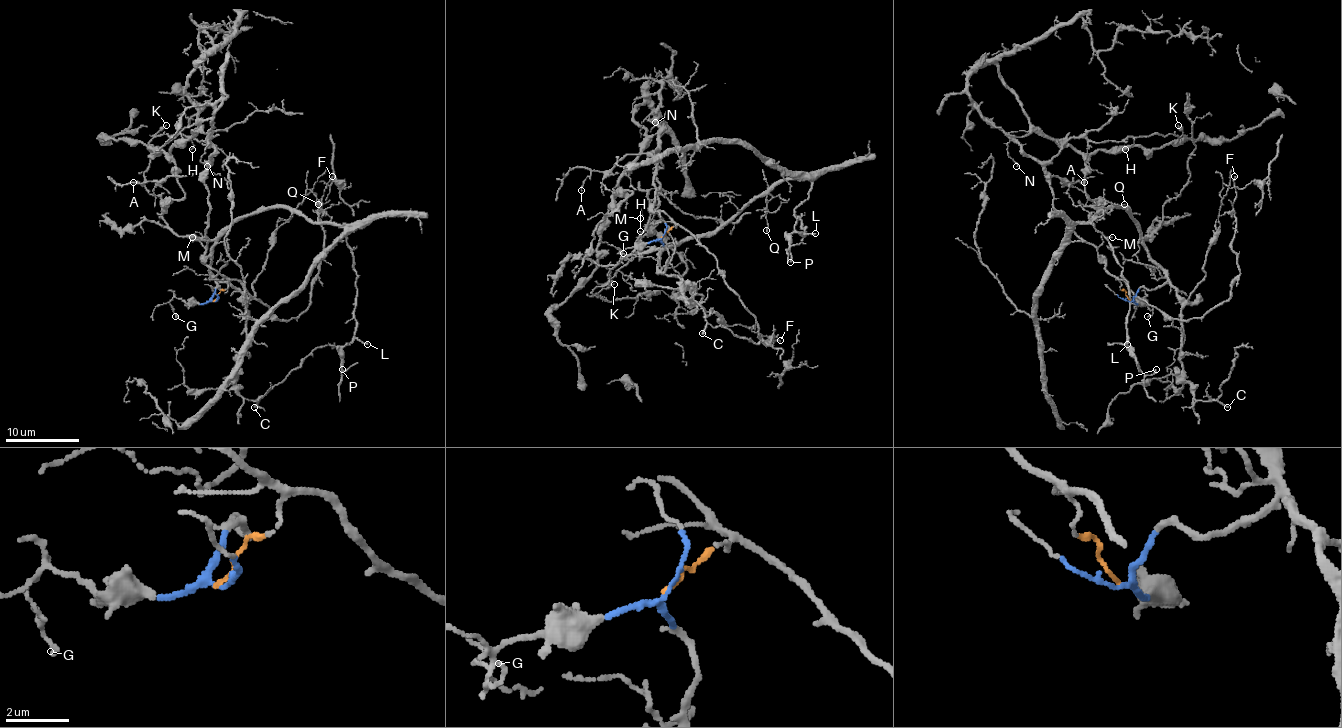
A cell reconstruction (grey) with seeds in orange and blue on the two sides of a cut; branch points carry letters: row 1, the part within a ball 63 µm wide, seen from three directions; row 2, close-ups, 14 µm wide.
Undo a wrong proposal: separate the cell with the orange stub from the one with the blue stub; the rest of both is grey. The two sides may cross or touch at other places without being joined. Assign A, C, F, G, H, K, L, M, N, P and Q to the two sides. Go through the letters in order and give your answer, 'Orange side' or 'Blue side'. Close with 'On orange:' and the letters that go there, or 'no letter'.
A: Orange side
C: Blue side
F: Orange side
G: Blue side
H: Orange side
K: Orange side
L: Blue side
M: Orange side
N: Orange side
P: Blue side
Q: Blue side
On orange: A, F, H, K, M, N

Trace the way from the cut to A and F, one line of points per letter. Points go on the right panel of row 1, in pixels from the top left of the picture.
A: (1130, 300), (1105, 267), (1103, 260), (1053, 207), (1053, 190), (1048, 174), (1066, 183), (1085, 181)
F: (1130, 300), (1121, 280), (1182, 320), (1200, 318), (1229, 297), (1240, 273), (1231, 249), (1235, 176)

